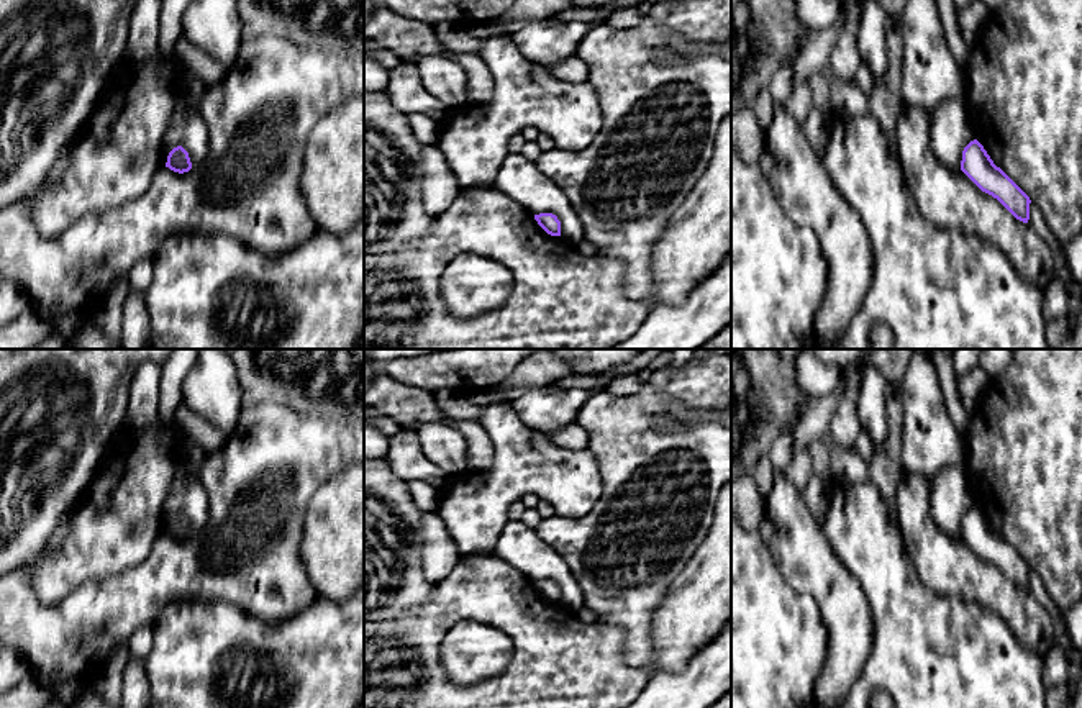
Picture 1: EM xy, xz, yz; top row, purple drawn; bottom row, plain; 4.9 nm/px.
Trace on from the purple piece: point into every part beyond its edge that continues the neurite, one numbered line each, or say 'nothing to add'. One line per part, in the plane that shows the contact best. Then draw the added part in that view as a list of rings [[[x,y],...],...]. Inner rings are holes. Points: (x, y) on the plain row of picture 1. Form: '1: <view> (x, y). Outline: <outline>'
nothing to add

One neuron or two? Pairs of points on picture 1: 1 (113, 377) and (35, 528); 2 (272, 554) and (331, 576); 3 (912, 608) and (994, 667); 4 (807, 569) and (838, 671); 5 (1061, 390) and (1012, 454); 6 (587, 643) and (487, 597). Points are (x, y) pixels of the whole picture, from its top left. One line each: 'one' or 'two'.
1: one
2: two
3: one
4: one
5: one
6: one

